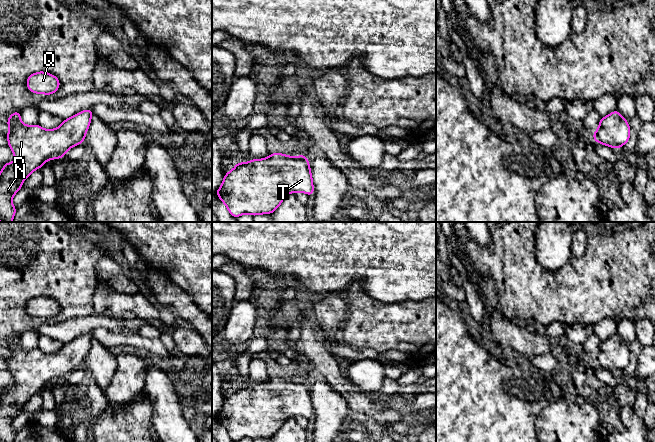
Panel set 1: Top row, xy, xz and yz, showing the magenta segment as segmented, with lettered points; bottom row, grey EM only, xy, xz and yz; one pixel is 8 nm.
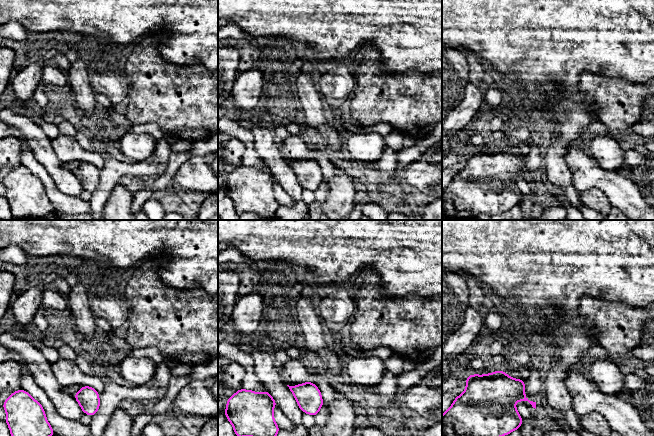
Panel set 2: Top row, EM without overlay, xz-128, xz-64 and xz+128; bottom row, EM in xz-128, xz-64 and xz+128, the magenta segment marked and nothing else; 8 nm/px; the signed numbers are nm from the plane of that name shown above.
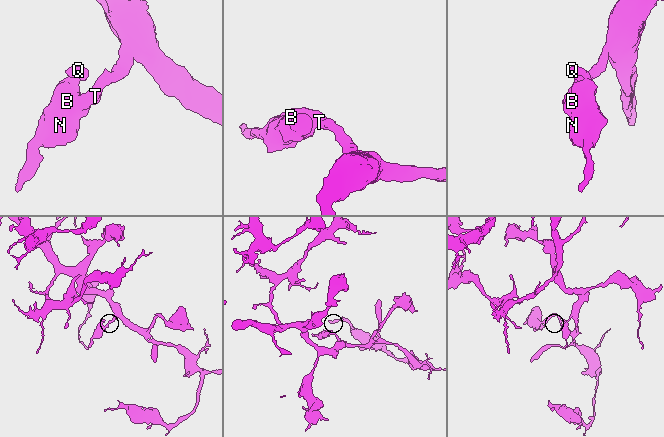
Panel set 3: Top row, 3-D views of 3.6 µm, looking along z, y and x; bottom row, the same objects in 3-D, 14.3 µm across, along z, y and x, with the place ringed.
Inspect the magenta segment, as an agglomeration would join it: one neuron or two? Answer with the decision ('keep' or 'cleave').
keep

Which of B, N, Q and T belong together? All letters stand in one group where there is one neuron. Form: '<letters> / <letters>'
B N Q T

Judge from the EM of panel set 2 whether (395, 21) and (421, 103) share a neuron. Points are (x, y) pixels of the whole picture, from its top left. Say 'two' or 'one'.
two

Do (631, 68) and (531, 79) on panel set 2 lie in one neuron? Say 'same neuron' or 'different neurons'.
same neuron

